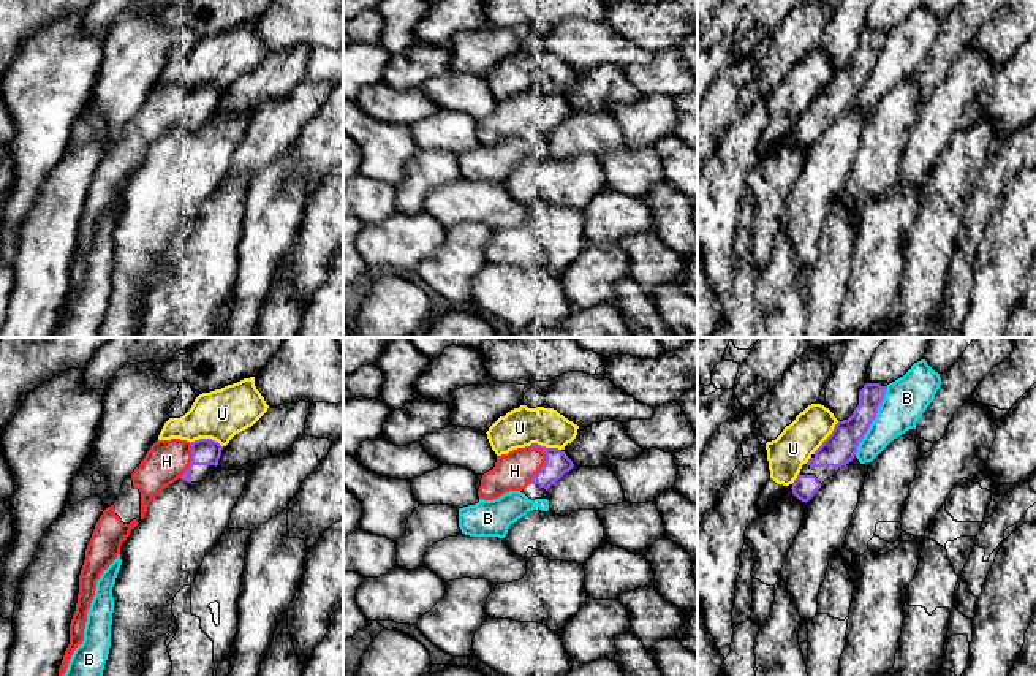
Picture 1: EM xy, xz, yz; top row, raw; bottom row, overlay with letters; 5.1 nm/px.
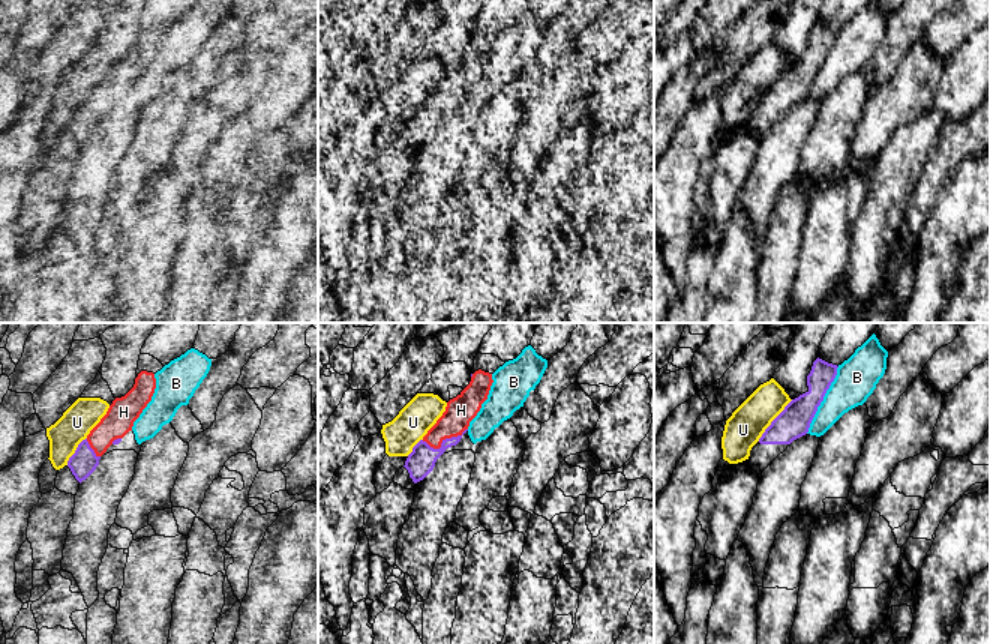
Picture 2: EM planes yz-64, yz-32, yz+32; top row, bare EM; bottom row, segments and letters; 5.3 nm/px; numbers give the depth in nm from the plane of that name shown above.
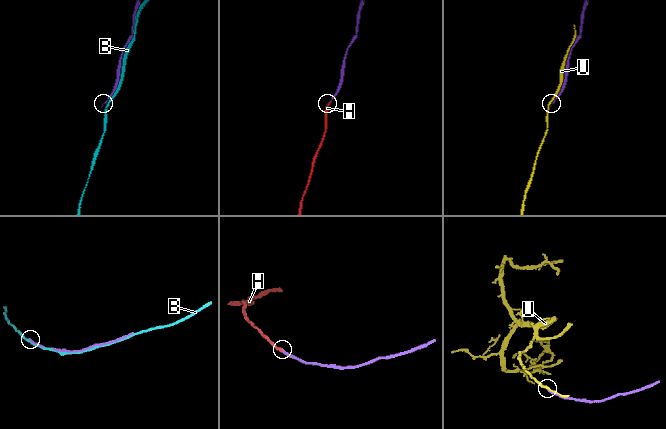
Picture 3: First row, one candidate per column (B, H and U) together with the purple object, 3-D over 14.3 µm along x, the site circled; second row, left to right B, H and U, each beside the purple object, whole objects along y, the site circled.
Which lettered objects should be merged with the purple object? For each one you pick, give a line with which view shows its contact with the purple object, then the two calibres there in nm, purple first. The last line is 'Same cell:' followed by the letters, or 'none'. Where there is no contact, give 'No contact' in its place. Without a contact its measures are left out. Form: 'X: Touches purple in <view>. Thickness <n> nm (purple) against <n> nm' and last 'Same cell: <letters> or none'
H: Touches purple in xz. Thickness 120 nm (purple) against 190 nm
Same cell: H

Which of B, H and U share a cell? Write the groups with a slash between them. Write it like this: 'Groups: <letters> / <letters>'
Groups: B / H / U

